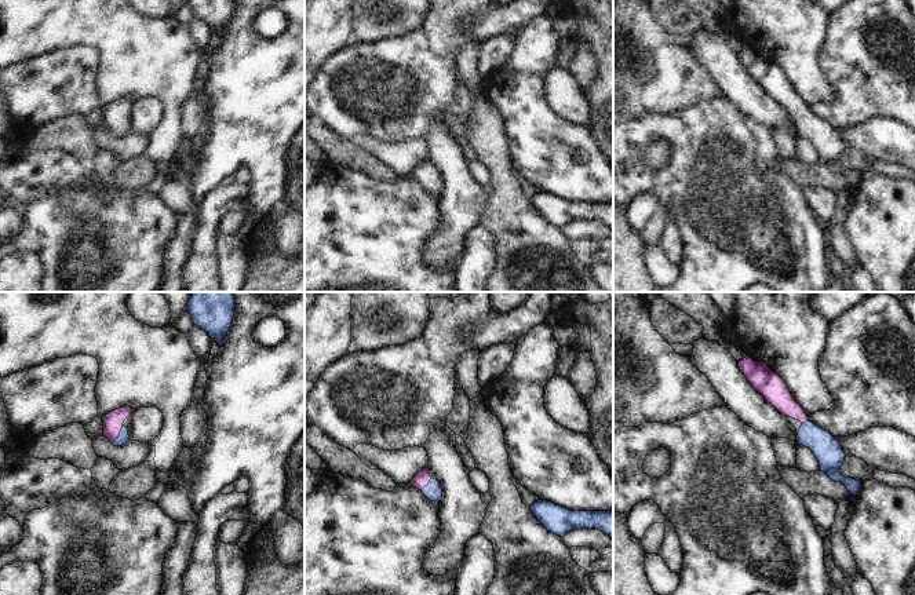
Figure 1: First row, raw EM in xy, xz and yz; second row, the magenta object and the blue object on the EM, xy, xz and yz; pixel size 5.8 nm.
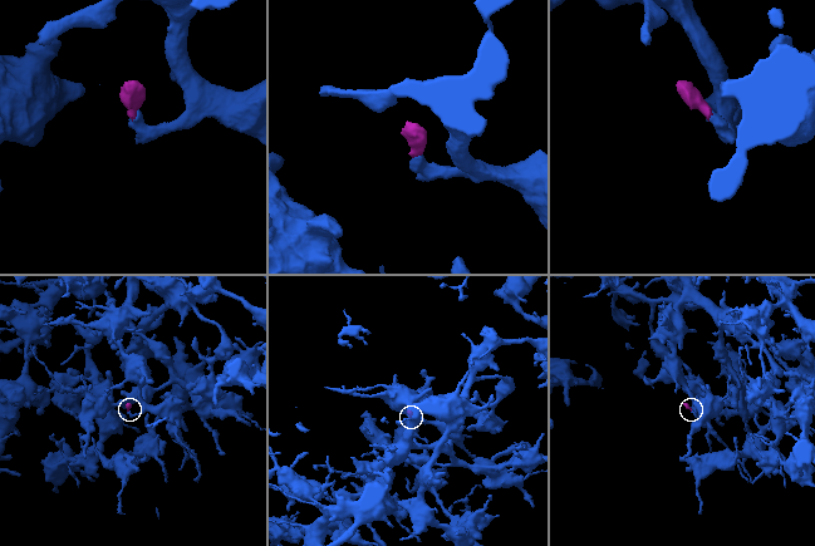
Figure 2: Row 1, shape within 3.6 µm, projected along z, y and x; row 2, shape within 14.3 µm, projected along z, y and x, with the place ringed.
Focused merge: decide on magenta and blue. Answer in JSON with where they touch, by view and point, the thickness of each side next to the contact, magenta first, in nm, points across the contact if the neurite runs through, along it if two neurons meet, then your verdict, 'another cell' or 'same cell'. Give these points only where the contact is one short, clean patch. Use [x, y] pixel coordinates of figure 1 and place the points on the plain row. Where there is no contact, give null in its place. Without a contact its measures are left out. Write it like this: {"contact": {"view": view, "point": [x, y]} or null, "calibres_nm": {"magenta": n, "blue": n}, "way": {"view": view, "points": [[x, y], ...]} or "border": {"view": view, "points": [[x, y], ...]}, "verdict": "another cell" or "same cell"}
{"contact": {"view": "xy", "point": [119, 126]}, "calibres_nm": {"magenta": 110, "blue": 60}, "way": {"view": "xy", "points": [[113, 112], [113, 120], [119, 126], [124, 128]]}, "verdict": "same cell"}

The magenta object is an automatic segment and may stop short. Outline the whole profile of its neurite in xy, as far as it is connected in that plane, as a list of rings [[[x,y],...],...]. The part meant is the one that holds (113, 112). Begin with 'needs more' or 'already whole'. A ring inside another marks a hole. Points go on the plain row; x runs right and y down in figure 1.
needs more | [[[124,98],[105,107],[103,125],[114,138],[123,138],[130,132],[128,120],[123,114],[132,103],[132,99]]]

